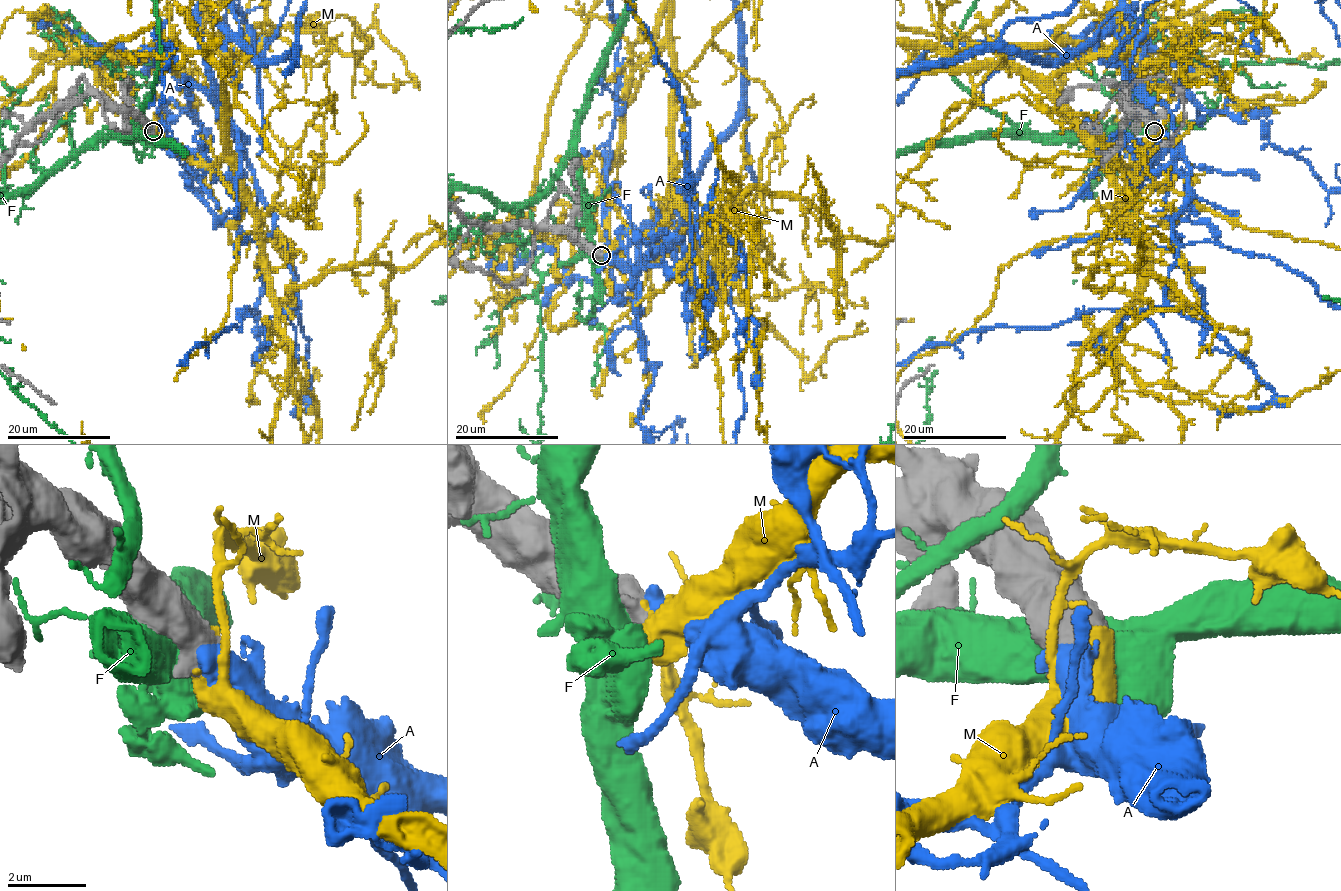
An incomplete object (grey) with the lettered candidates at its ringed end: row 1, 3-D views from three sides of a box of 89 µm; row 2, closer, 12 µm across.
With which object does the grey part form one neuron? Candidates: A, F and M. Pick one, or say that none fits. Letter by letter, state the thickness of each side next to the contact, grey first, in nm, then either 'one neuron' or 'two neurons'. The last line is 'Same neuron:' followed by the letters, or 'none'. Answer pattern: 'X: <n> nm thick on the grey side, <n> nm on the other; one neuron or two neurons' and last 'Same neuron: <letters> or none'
A: 850 nm thick on the grey side, 750 nm on the other; one neuron
F: 850 nm thick on the grey side, 900 nm on the other; two neurons
M: 900 nm thick on the grey side, 750 nm on the other; two neurons
Same neuron: A

